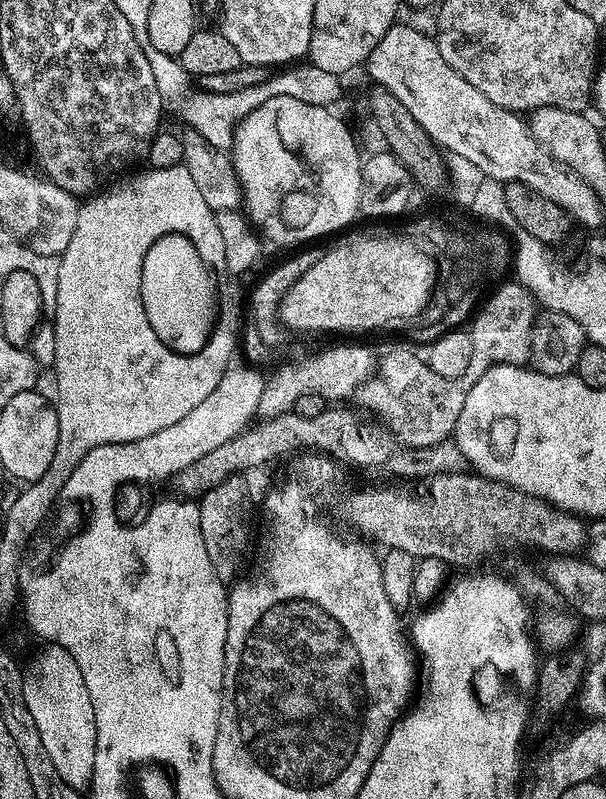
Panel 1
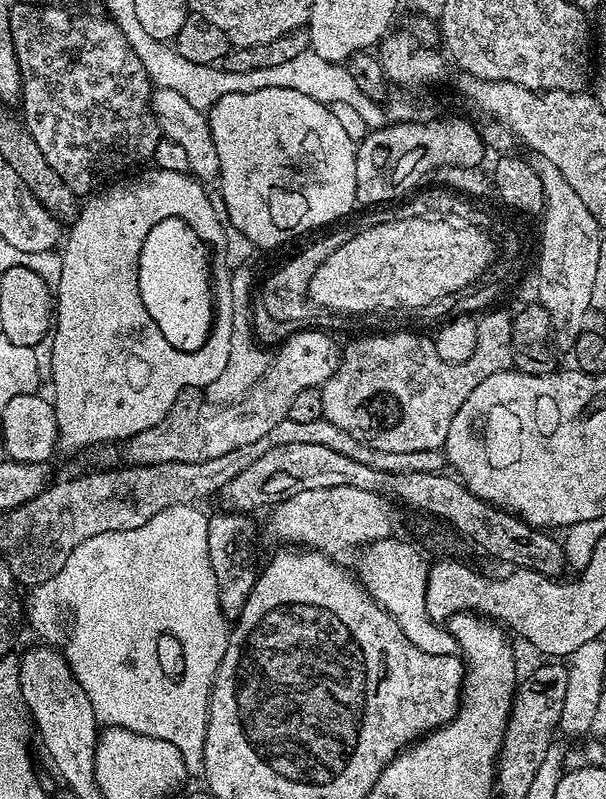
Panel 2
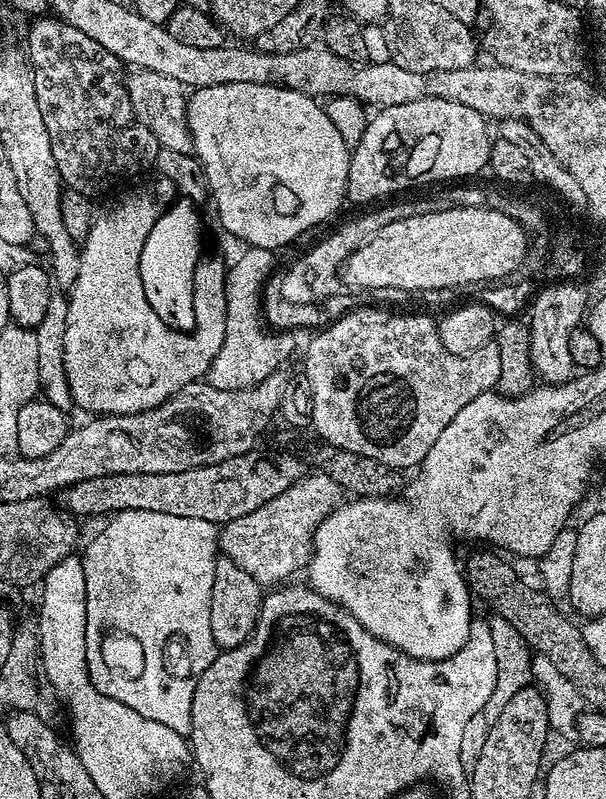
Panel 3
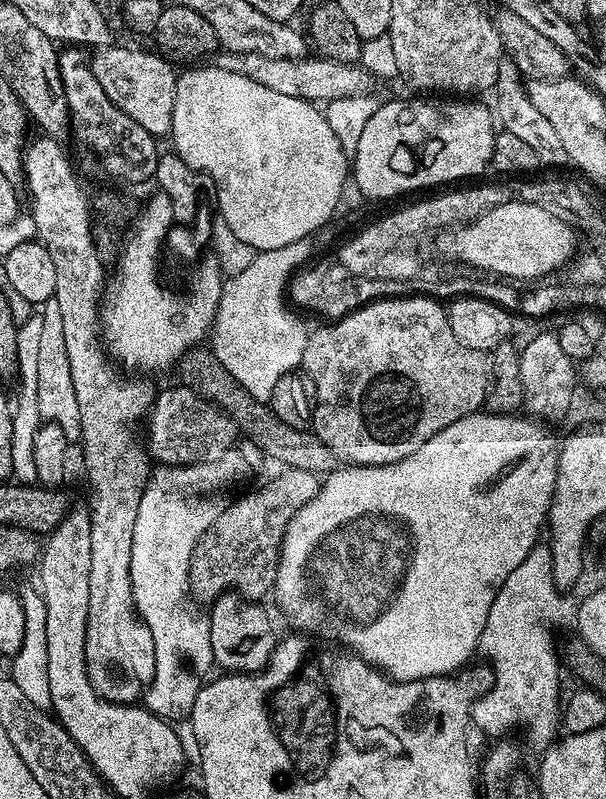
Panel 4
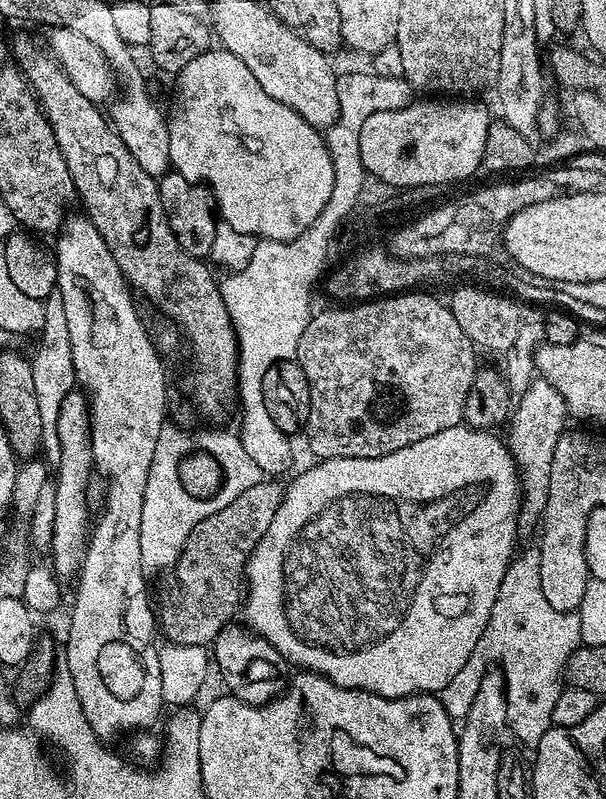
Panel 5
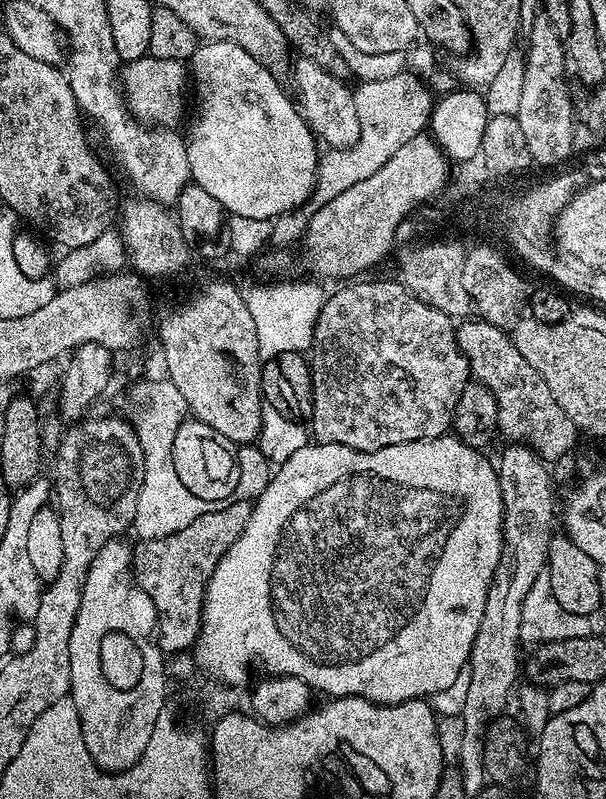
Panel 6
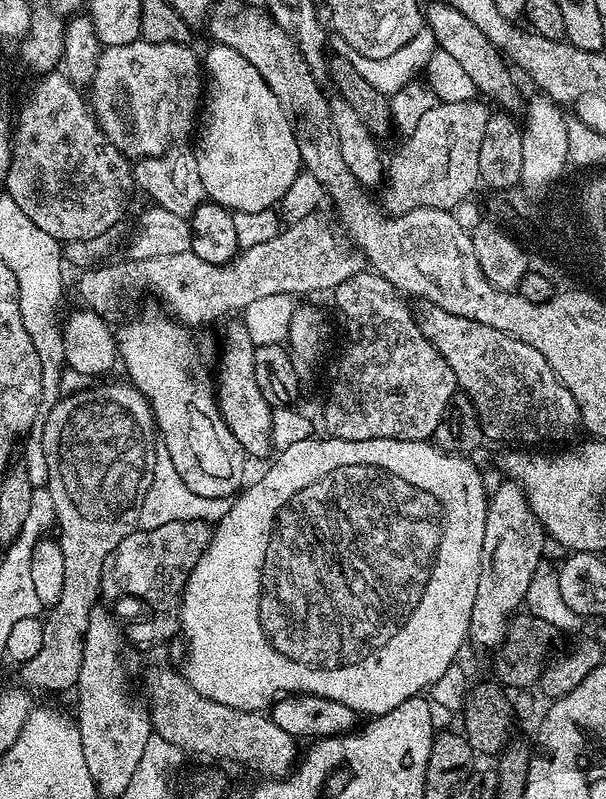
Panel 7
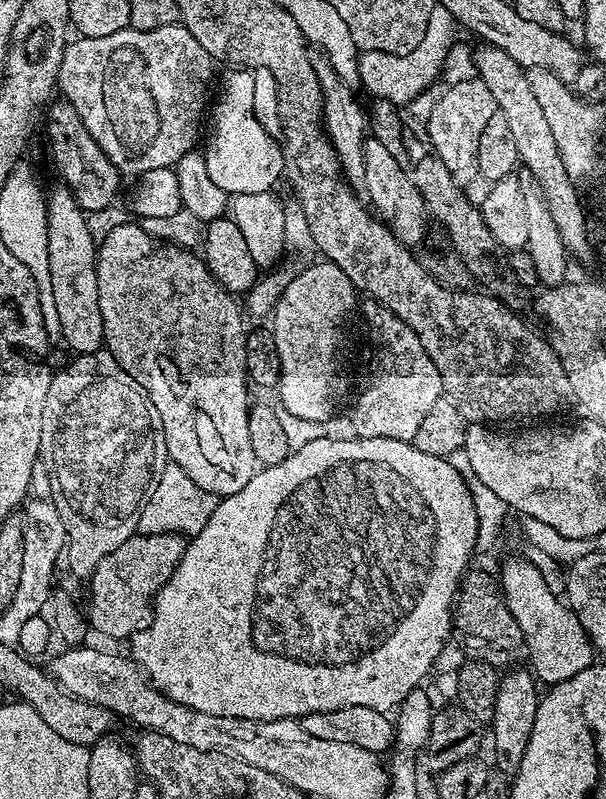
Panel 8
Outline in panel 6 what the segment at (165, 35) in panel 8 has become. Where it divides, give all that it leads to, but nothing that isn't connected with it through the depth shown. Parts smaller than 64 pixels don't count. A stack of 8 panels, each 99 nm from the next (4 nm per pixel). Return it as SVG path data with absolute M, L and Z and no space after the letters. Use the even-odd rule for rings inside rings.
M144 55L127 61L119 73L124 103L141 124L175 129L184 116L184 91L190 88L190 72L181 61Z

